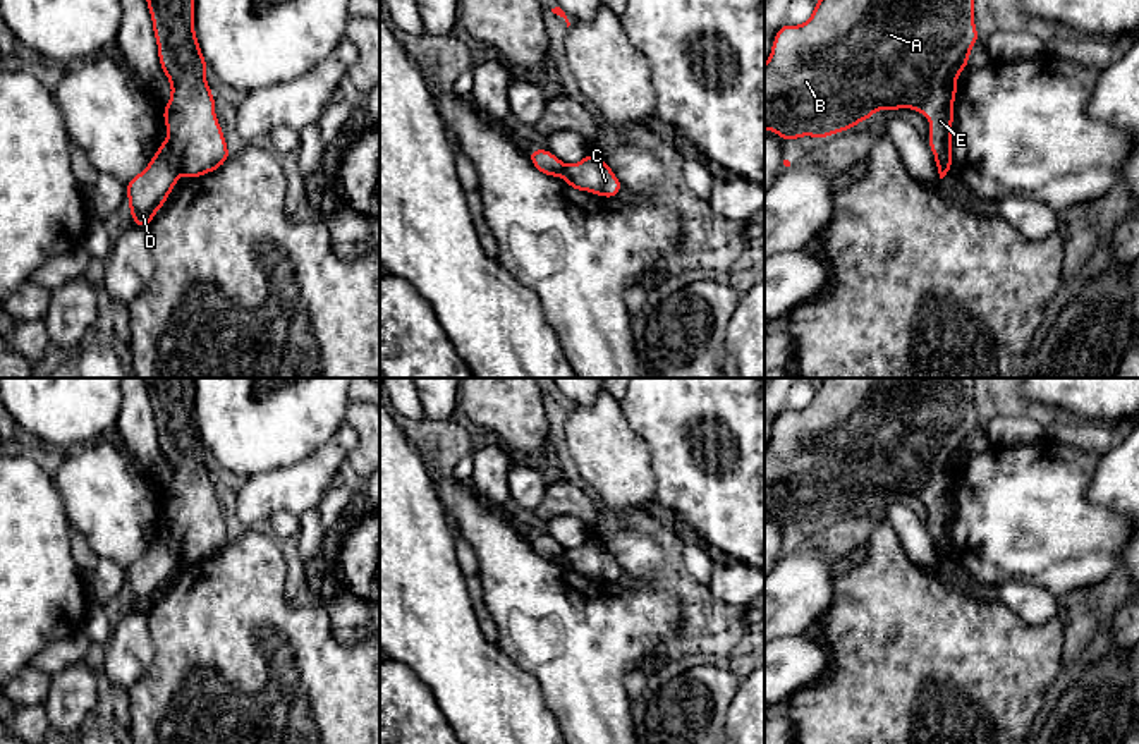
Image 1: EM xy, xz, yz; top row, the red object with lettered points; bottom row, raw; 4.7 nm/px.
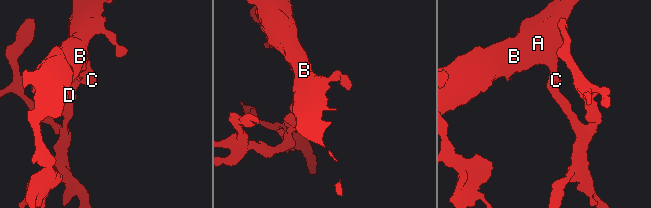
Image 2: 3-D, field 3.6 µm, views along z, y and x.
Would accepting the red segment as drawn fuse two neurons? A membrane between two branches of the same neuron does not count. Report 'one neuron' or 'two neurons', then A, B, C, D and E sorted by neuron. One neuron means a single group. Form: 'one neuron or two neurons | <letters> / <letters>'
two neurons | A B C E / D

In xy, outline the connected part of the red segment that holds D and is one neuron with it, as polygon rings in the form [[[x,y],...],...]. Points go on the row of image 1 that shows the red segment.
[[[167,137],[148,167],[125,184],[132,223],[146,229],[153,222],[174,191],[179,174],[179,160]]]

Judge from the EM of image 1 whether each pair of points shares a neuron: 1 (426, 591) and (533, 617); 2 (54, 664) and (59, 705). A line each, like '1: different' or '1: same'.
1: different
2: different

